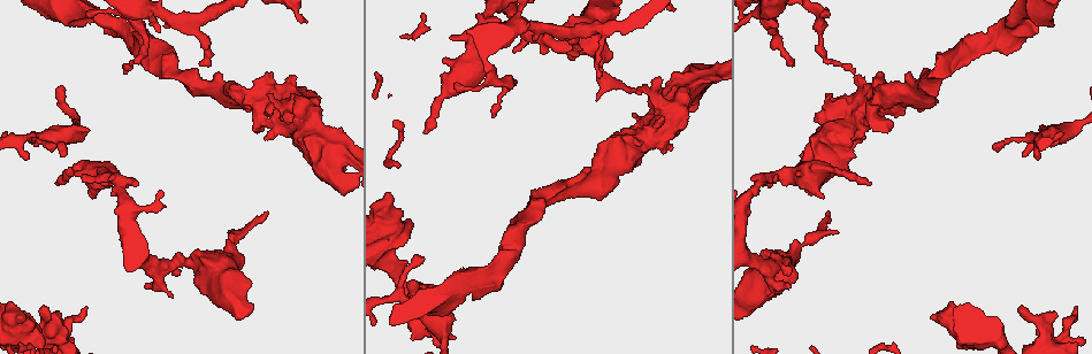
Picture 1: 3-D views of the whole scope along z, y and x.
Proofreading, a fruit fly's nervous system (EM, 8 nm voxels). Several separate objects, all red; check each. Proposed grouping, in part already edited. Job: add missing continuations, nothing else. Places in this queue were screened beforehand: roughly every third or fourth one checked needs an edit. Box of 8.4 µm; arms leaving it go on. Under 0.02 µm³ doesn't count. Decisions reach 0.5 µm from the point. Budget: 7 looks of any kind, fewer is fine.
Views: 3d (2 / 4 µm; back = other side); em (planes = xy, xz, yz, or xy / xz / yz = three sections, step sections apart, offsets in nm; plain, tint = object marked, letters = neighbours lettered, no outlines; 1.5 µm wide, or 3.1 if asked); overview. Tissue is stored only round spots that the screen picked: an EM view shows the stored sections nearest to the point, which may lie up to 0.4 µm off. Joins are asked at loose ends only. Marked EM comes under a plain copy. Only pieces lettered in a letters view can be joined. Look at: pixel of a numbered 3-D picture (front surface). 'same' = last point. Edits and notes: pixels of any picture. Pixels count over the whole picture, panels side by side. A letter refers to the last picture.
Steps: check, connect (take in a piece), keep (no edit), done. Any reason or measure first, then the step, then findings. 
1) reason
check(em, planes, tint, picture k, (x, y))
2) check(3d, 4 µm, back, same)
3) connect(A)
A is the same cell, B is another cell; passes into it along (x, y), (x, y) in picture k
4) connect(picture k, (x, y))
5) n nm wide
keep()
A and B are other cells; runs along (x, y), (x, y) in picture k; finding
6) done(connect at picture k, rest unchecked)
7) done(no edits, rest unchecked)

an open end
check(em, planes, letters, picture 1, (388, 194))

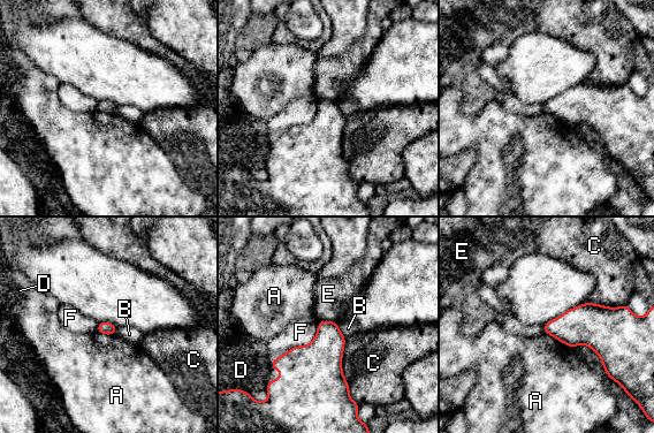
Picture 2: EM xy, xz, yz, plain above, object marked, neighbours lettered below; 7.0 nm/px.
keep()
A, B, C, D, E and F are other cells; border along (320, 319), (334, 321) in picture 2; no lettered piece goes on from it

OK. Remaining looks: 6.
check(em, planes, letters, picture 1, (584, 174))

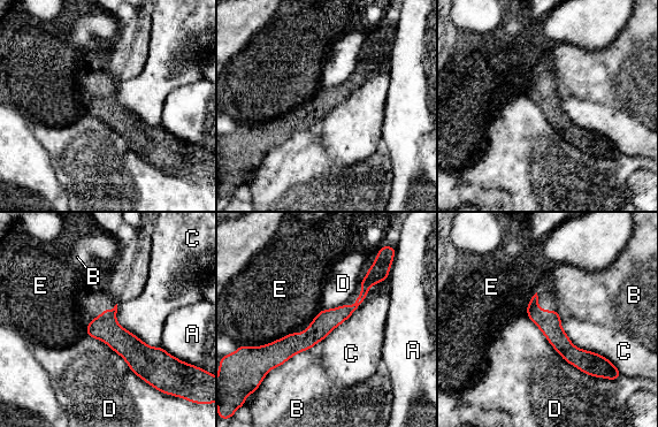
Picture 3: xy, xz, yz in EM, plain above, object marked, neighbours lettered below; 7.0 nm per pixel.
keep()
A, B, C, D and E are other cells; runs along (379, 277), (352, 309), (268, 358) in picture 3; no lettered piece goes on from it

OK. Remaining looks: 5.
branch stops here
check(em, planes, letters, picture 1, (633, 91))

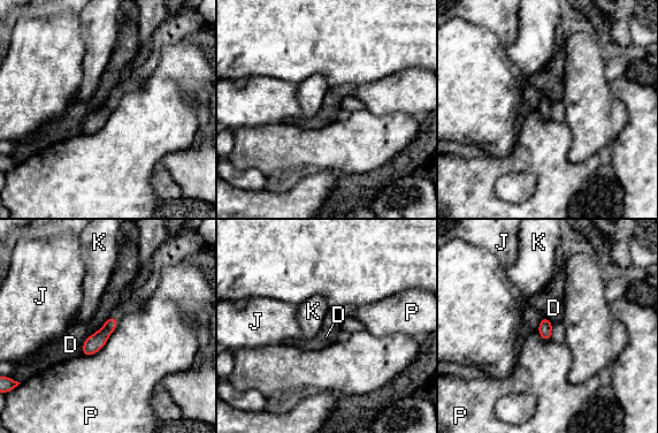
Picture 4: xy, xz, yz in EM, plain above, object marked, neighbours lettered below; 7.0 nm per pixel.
100 nm wide
keep()
D, J, K and P are other cells; none of them fits

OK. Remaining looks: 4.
done(no edits, rest unchecked)

